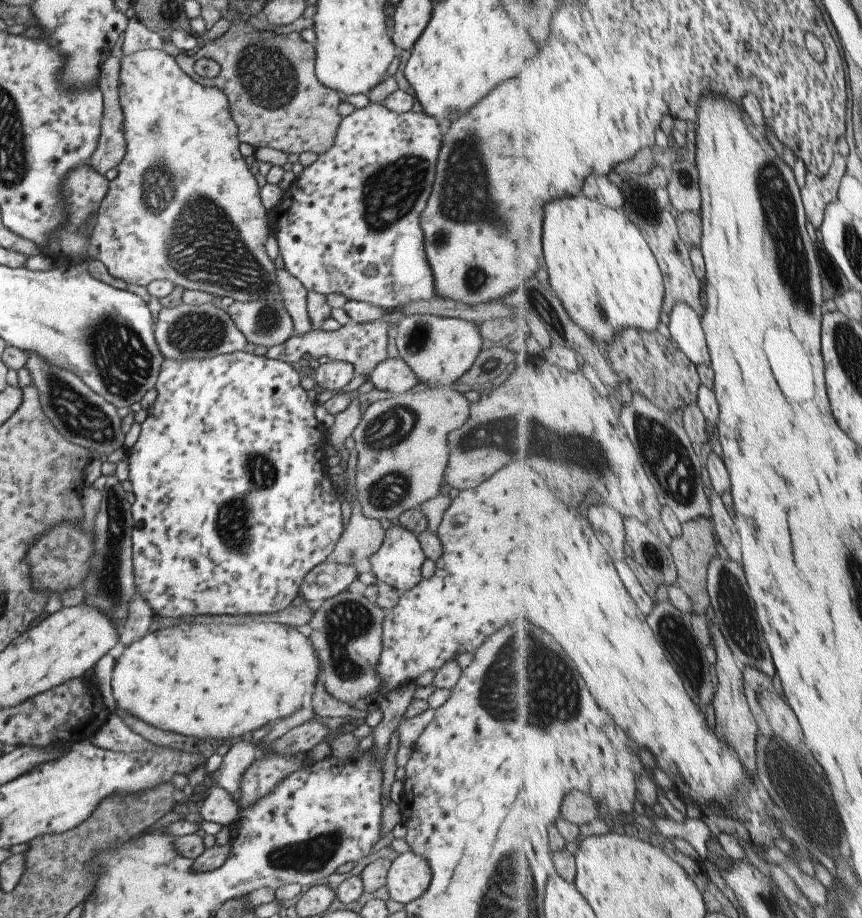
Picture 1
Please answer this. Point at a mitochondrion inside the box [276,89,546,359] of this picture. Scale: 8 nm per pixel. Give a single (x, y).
(461, 200)

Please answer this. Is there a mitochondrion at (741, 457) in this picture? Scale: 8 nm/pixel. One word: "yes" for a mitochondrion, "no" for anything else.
no

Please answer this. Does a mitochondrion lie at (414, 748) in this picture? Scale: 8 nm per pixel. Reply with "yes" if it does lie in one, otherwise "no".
no

